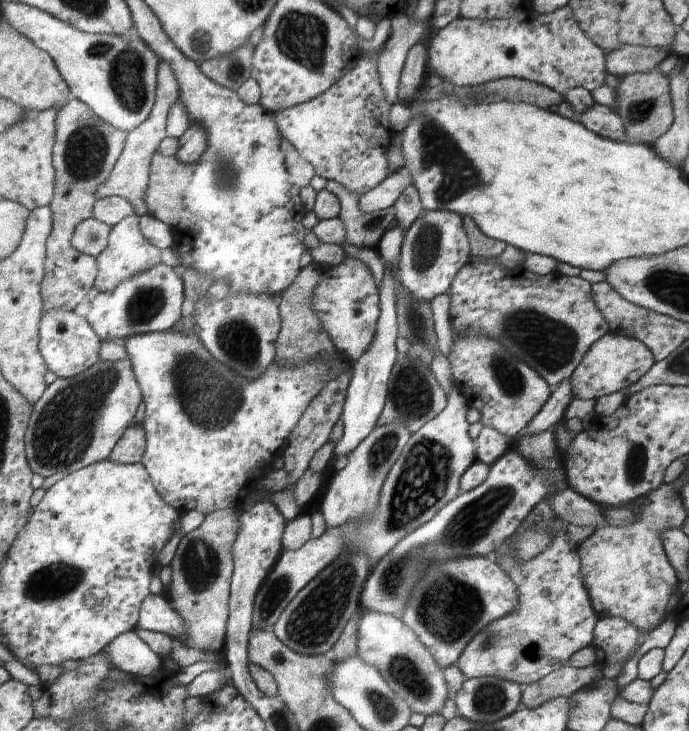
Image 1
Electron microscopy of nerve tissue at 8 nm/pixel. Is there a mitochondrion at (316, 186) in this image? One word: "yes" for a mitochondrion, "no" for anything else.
no

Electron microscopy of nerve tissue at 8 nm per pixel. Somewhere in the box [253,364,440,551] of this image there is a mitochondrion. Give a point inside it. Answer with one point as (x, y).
(380, 453)

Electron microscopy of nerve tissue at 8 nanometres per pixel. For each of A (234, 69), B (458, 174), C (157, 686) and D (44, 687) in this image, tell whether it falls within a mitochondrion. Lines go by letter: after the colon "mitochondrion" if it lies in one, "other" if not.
A: mitochondrion
B: mitochondrion
C: other
D: other

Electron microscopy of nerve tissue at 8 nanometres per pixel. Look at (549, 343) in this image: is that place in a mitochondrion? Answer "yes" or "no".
yes

